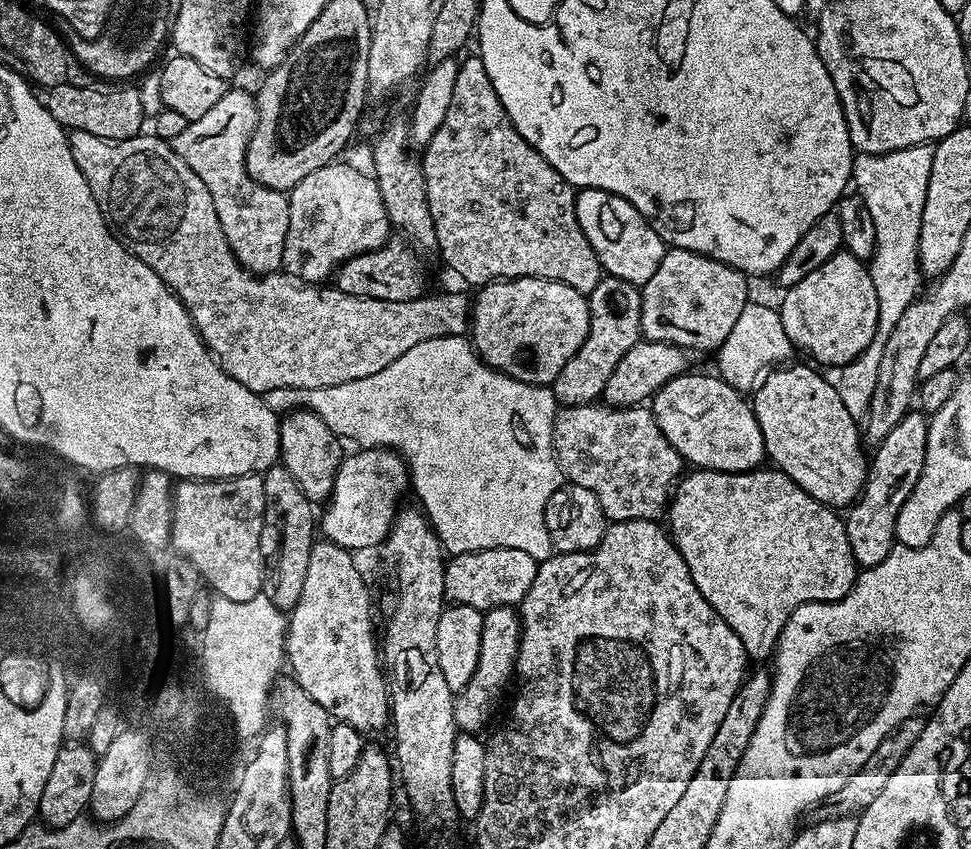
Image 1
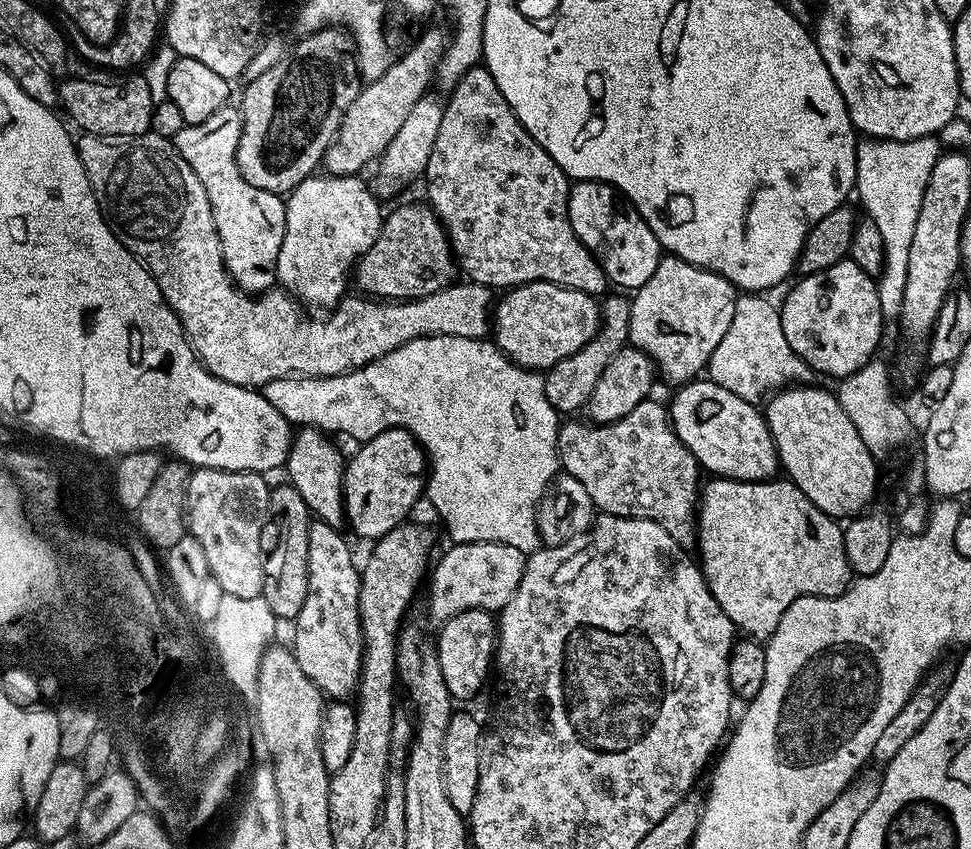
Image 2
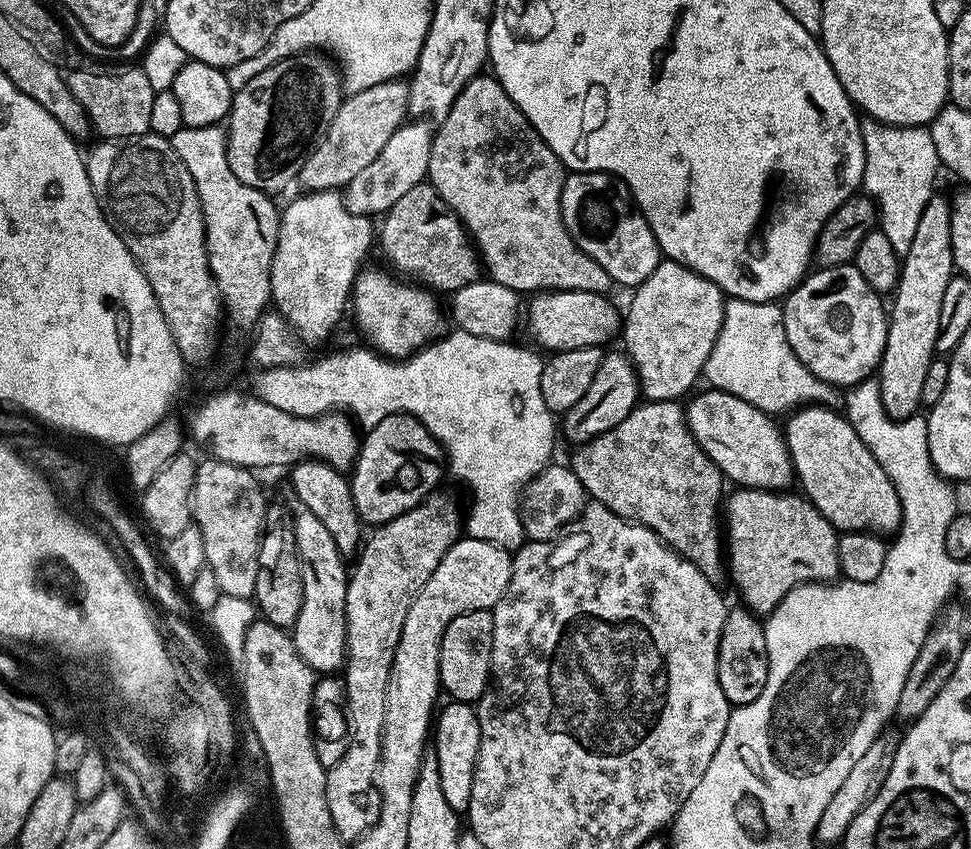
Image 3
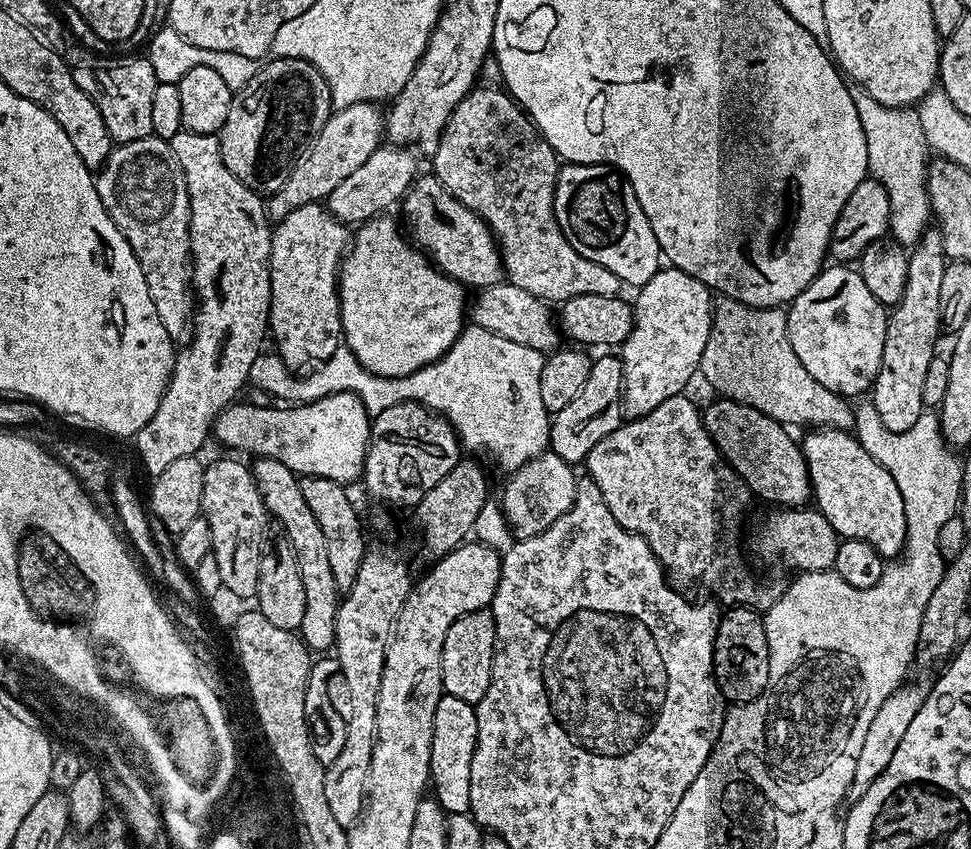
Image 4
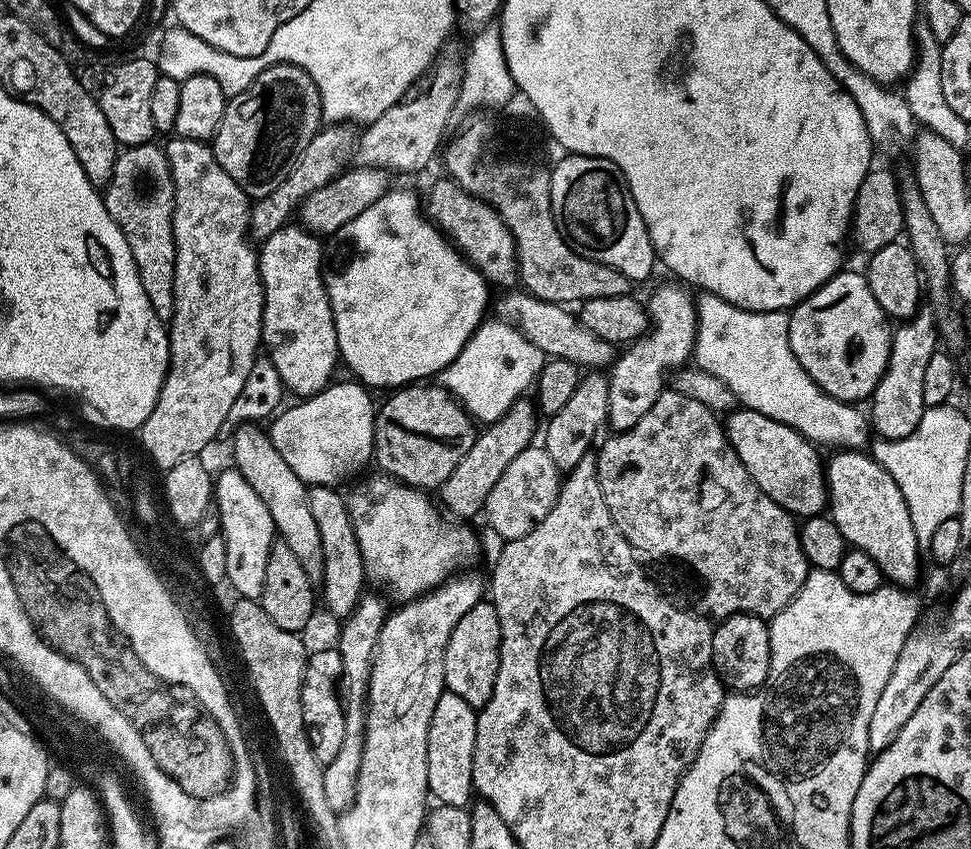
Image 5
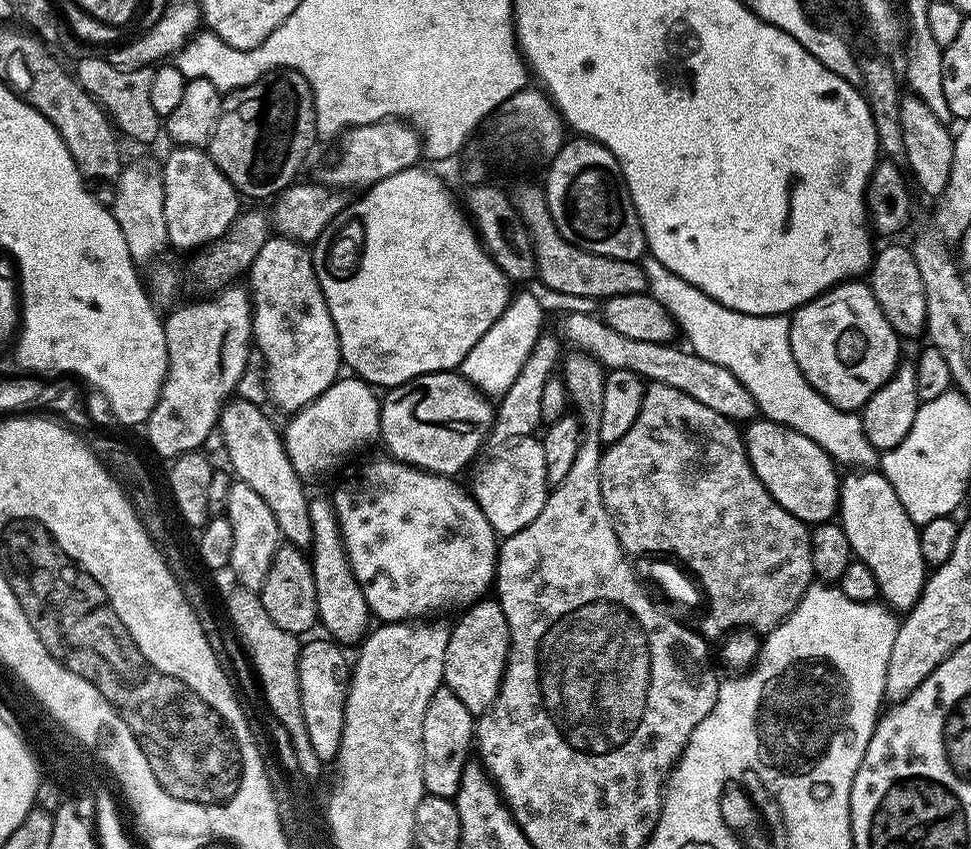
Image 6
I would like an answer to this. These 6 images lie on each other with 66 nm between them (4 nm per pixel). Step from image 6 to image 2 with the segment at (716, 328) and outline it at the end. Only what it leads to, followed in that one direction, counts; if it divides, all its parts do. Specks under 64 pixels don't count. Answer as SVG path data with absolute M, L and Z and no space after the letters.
M744 294L737 299L734 306L734 322L730 322L730 330L726 330L726 338L718 342L718 350L708 359L707 379L718 386L730 390L730 394L738 394L743 400L759 401L763 392L783 389L795 382L800 386L813 383L814 373L806 361L798 358L786 342L784 317L781 309L768 301L764 294Z

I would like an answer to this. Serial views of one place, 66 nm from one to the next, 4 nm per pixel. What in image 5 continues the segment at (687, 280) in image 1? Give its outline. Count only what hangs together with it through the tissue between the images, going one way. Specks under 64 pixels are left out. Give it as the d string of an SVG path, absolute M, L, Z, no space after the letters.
M671 283L653 290L652 297L646 300L650 325L648 331L639 340L627 345L610 365L607 373L610 386L607 427L612 428L613 433L633 428L646 415L646 410L658 402L670 374L683 369L693 359L696 346L696 301L687 287Z

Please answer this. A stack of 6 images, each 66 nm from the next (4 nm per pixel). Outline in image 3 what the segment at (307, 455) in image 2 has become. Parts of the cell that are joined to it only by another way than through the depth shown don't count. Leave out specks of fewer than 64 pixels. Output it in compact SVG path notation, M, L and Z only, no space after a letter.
M309 458L291 465L292 496L302 502L326 526L326 530L334 538L335 545L345 558L352 558L361 550L362 521L354 506L352 486L349 477L337 470L326 460Z

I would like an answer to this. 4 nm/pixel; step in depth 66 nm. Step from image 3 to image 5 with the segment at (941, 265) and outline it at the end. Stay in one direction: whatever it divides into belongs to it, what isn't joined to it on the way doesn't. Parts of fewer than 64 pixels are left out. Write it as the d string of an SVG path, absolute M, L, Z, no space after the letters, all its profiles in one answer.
M921 307L910 319L895 325L888 342L886 370L870 397L870 428L879 439L901 440L918 430L925 410L922 385L926 362L930 362L930 354L937 350L938 329L931 307Z

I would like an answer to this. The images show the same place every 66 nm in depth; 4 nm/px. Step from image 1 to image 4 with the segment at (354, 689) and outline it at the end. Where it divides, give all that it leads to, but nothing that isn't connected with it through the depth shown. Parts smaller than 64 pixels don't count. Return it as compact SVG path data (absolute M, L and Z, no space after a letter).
M265 456L253 459L250 464L252 477L256 479L258 494L262 494L264 508L273 521L280 523L283 539L290 542L294 558L298 562L298 574L302 574L302 586L306 589L306 615L302 617L302 626L298 635L309 649L316 654L324 654L334 645L334 622L342 593L334 582L334 573L330 570L330 561L326 551L326 537L314 519L314 513L302 494L300 477L291 472L285 464Z

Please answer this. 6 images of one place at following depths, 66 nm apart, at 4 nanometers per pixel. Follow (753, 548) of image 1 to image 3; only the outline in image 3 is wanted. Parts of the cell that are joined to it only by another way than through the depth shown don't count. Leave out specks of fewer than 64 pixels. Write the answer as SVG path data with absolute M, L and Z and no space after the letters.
M763 488L735 489L736 493L727 497L722 508L722 516L726 521L726 568L730 580L736 583L740 591L743 607L755 609L756 587L760 584L760 576L764 584L773 592L773 597L785 596L791 588L799 584L815 584L832 582L841 575L838 558L838 529L824 517L817 508L803 495L788 496L784 490L765 490Z

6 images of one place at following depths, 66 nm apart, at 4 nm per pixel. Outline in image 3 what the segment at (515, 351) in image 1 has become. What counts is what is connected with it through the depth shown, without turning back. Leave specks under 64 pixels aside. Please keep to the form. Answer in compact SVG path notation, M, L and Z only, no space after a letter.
M566 290L565 292L537 292L526 304L528 332L541 344L545 353L600 348L607 340L621 335L622 312L608 301L602 292Z

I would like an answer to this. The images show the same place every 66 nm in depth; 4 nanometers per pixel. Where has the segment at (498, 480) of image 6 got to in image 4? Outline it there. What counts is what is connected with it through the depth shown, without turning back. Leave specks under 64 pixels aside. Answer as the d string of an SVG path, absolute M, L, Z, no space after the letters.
M545 450L507 477L504 497L499 497L498 503L504 510L513 537L525 540L534 534L542 534L542 530L556 522L574 504L578 476L572 472L575 472L573 465L558 458L558 454Z

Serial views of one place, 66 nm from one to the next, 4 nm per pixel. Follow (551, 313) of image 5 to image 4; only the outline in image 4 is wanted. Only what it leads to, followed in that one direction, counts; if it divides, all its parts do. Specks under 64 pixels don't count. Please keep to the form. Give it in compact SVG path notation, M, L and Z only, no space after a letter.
M507 280L479 289L475 296L477 297L473 304L471 301L468 312L471 323L545 354L551 354L561 347L562 334L553 313L552 316L550 314L549 308L551 307L545 301L535 298L534 295L519 289Z

